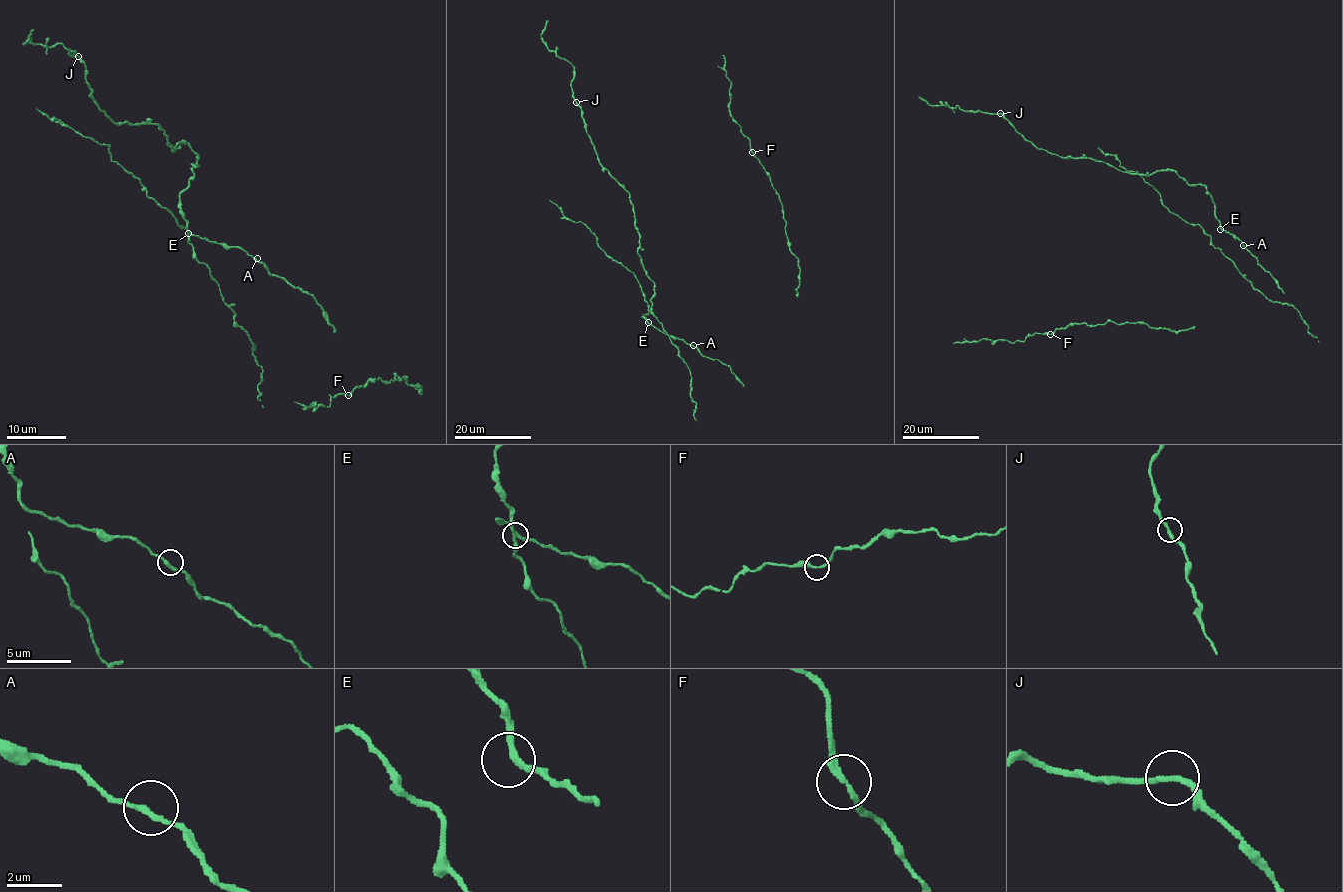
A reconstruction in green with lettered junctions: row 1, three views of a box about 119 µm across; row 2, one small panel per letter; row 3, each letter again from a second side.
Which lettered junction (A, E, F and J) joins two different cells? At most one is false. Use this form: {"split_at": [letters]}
{"split_at": []}

